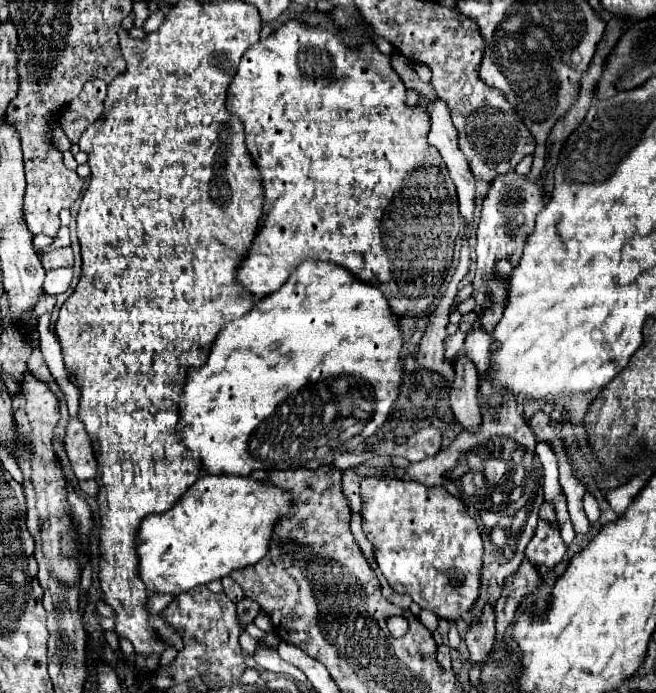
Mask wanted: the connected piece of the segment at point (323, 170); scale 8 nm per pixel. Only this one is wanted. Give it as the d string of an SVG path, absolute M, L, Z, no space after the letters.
M287 20L281 28L277 28L269 38L259 40L257 44L249 46L245 56L241 58L241 64L237 68L237 74L233 76L233 82L227 90L227 108L235 116L241 118L245 126L247 136L247 150L261 170L263 176L263 188L265 188L265 204L263 204L263 218L261 228L255 236L253 248L249 250L249 256L243 260L241 268L237 270L237 282L243 288L249 288L255 296L259 294L271 294L279 290L285 280L289 278L291 270L299 266L307 256L313 256L317 260L331 260L361 280L367 280L369 284L379 286L379 290L389 300L391 310L403 318L405 314L421 314L429 310L439 294L439 288L445 280L447 270L453 262L453 248L455 240L461 230L461 216L459 216L459 204L457 204L457 192L455 184L445 168L445 162L437 148L429 146L427 132L429 132L429 112L425 106L409 106L405 102L405 86L397 72L391 68L391 58L381 54L373 42L363 42L357 48L349 48L343 42L341 32L333 32L319 26L309 26L301 20Z

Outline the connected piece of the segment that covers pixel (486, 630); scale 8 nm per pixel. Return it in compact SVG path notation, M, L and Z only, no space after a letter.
M485 608L479 624L471 624L465 644L471 654L471 664L485 664L495 644L495 614L493 608Z

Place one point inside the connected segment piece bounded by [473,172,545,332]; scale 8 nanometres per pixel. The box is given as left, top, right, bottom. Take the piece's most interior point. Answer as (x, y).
(508, 217)

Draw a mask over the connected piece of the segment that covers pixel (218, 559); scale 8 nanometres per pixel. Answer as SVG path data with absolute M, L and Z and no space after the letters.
M203 474L177 500L175 508L143 520L137 534L139 576L151 594L171 592L175 596L211 580L221 580L267 554L277 520L289 514L291 508L289 492L273 488L273 484L249 476Z

